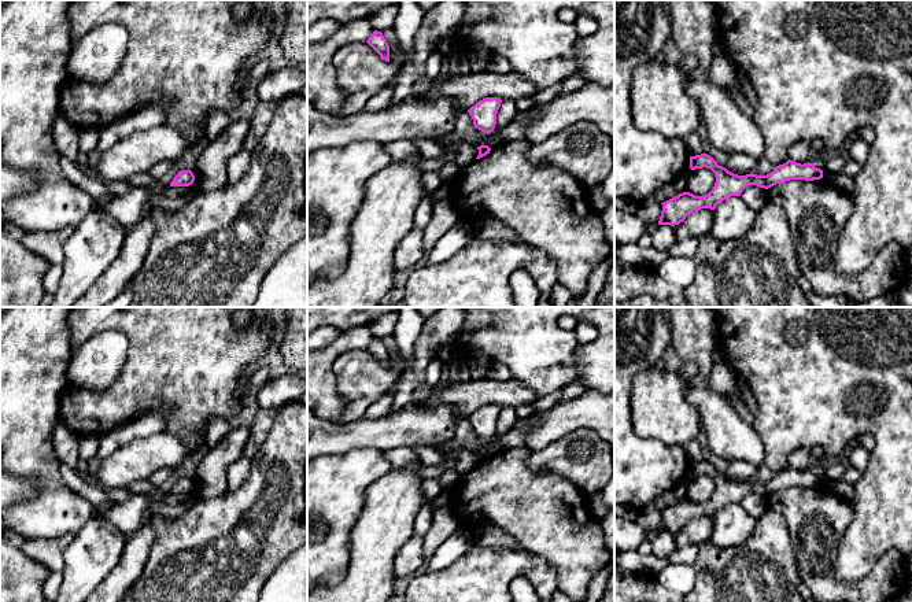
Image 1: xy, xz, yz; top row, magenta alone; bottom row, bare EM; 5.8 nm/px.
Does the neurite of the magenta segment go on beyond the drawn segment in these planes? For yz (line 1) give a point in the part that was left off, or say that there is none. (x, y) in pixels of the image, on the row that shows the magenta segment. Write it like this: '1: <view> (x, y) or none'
1: none

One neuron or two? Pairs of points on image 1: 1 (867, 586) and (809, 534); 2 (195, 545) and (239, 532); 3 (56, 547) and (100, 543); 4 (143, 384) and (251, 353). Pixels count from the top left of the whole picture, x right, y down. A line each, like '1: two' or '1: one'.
1: one
2: one
3: two
4: one

